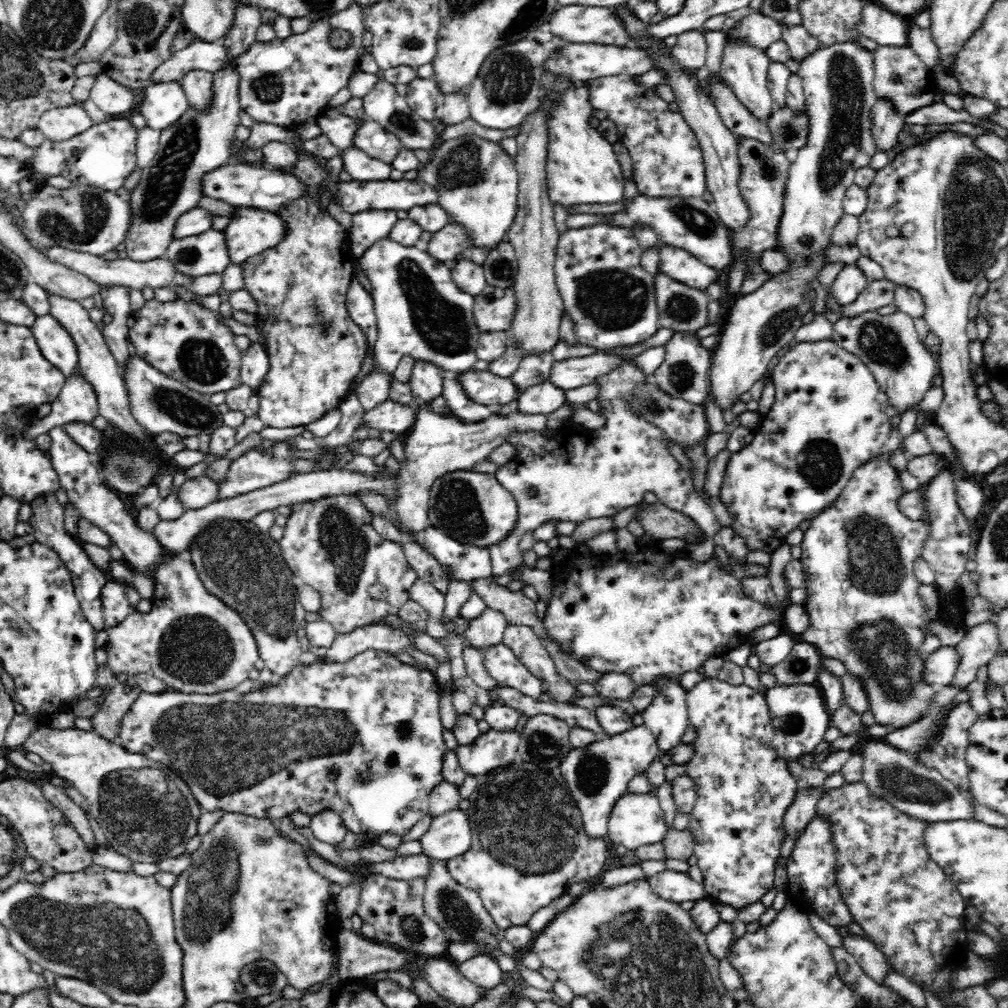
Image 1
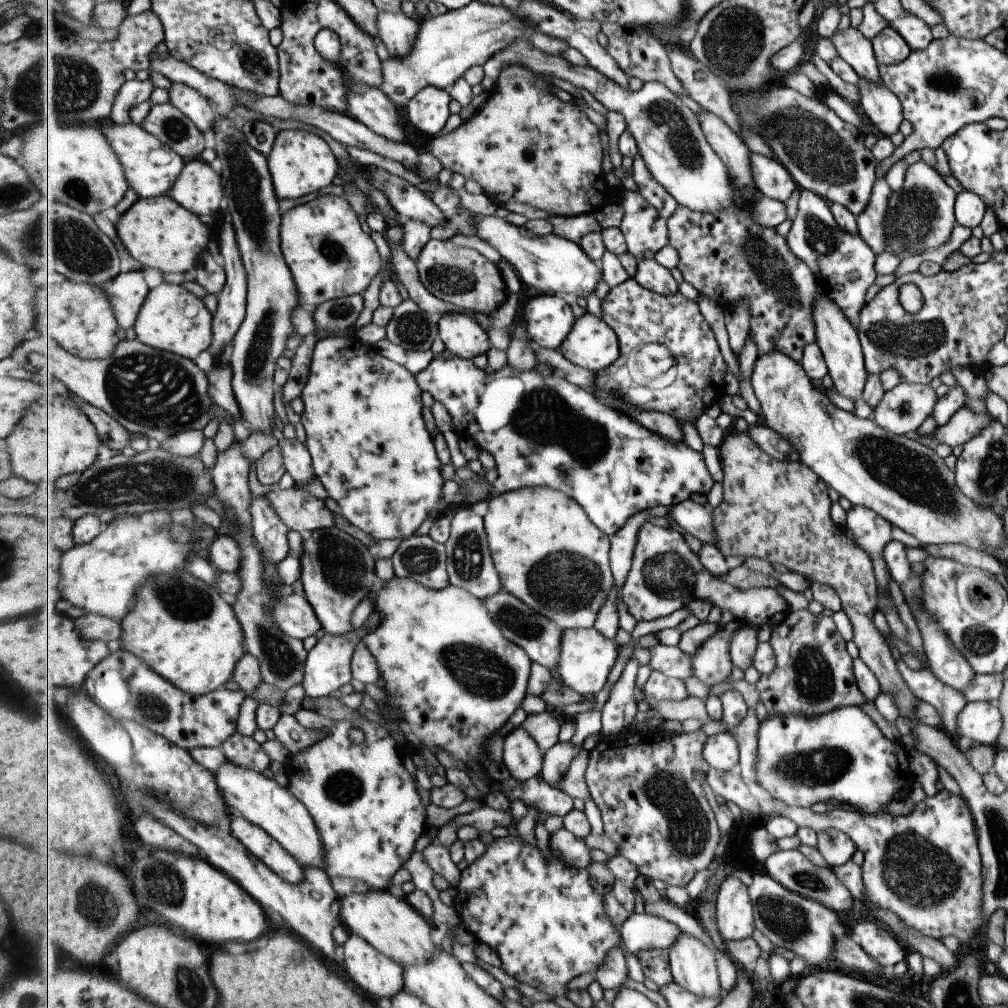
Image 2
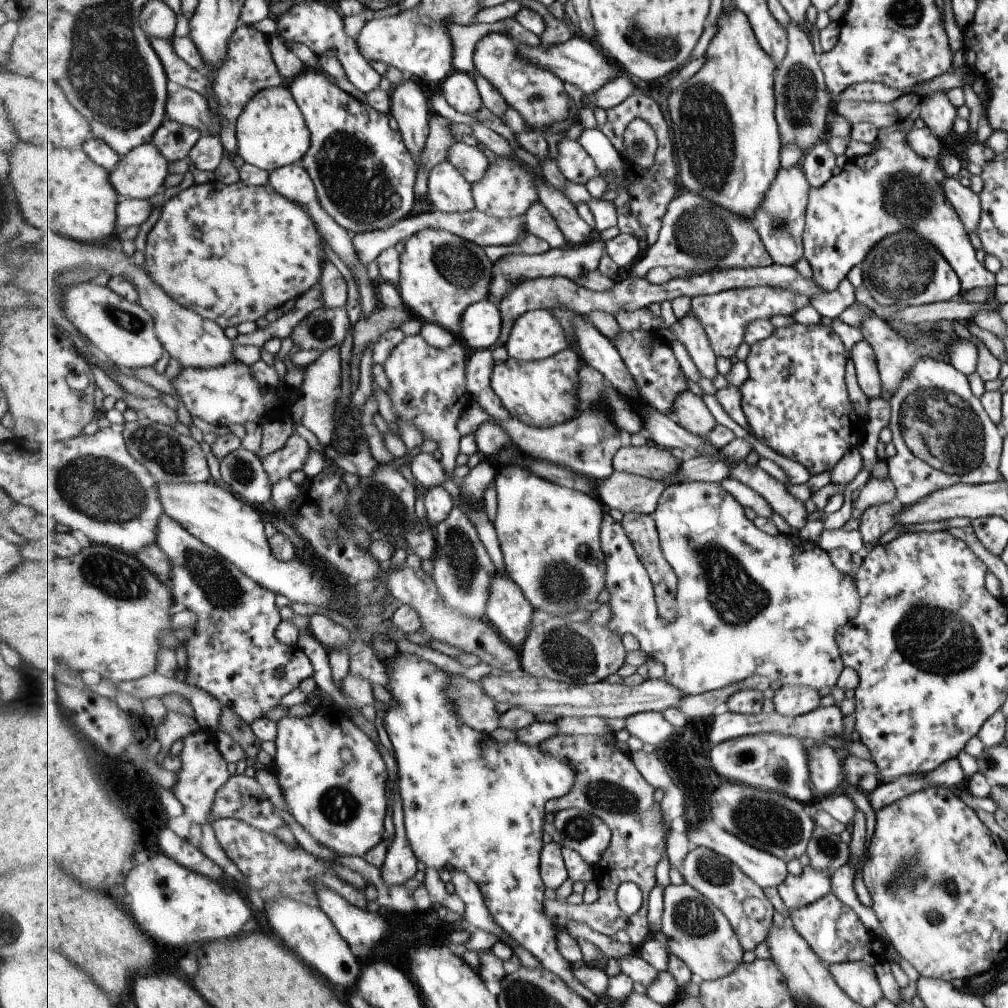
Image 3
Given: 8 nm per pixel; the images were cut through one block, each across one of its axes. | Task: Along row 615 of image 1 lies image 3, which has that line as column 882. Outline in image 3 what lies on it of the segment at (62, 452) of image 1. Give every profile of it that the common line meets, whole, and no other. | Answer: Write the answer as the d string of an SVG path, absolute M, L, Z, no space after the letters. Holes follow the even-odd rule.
M897 130L880 131L879 141L872 146L869 154L844 160L837 176L817 188L809 187L805 207L805 260L809 263L812 279L823 292L831 292L853 267L865 260L869 250L879 244L885 236L910 229L921 240L929 242L941 258L949 264L958 276L961 290L958 299L963 301L965 292L974 288L995 286L995 276L987 271L975 258L975 250L963 228L957 213L943 194L943 180L946 175L935 158L923 158L911 150L903 133Z

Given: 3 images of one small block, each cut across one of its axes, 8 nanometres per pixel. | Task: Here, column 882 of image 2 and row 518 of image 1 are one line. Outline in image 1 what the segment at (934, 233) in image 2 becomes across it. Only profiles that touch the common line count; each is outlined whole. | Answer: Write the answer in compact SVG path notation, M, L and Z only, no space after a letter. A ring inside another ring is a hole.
M220 518L216 522L210 522L200 535L194 538L186 553L206 591L238 613L251 629L257 643L259 658L264 660L265 667L273 672L275 679L286 676L300 662L302 648L297 631L304 627L304 615L307 612L298 601L299 583L282 557L279 541L273 540L268 533L258 529L251 520Z

